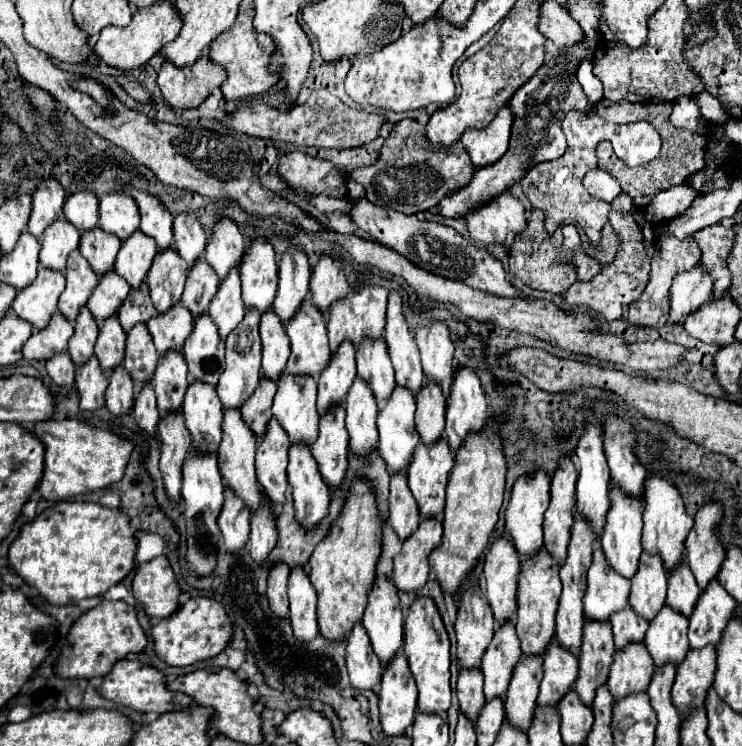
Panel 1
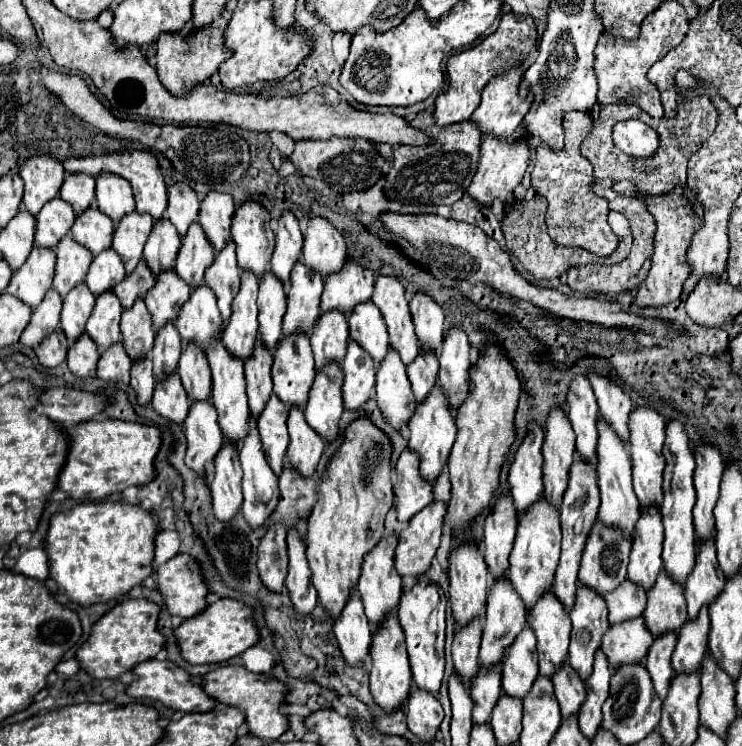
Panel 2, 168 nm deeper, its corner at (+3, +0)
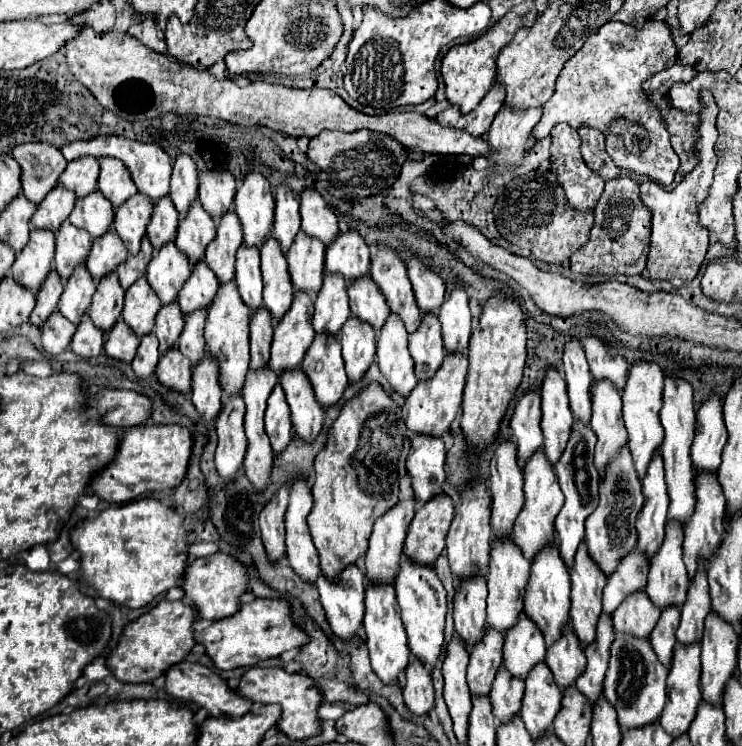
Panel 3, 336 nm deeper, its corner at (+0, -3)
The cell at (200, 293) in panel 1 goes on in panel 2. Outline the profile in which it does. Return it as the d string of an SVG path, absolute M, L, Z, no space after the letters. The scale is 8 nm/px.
M195 222L187 236L183 236L181 252L175 260L175 272L181 280L189 284L191 290L197 290L205 280L205 270L213 264L215 252L211 244L207 244L203 230L199 230L199 224Z

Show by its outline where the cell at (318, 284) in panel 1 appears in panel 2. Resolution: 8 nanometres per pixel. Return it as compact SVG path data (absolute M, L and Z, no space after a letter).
M313 218L305 232L301 260L323 278L339 272L347 262L347 248L341 232L327 220Z

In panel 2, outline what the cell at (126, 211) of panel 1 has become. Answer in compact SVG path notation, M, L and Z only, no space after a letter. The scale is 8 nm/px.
M109 172L99 174L95 198L97 198L97 208L113 222L119 222L123 216L135 210L135 200L129 182Z

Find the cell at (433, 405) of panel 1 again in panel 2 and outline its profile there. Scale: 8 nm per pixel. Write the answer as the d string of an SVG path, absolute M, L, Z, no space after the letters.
M421 352L415 358L415 364L407 366L407 376L413 386L417 404L421 404L429 396L431 388L437 384L437 370L439 370L439 360L437 356L431 356L431 352Z

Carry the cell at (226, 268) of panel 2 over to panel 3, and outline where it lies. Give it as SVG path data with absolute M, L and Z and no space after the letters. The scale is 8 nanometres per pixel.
M226 211L220 217L216 237L206 247L206 263L218 275L220 283L234 279L234 261L236 251L242 245L242 225L238 223L238 215L234 211Z

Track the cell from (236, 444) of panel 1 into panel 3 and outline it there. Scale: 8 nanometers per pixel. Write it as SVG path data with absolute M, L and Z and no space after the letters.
M232 281L220 283L218 293L214 301L210 303L208 315L206 315L206 347L210 353L218 357L218 367L220 367L220 385L226 395L238 393L244 385L246 371L250 365L250 347L248 347L248 323L250 323L250 309L244 305L240 299L238 287Z

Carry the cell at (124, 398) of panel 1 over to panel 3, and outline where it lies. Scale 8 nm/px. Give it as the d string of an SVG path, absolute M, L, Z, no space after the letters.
M118 319L112 327L112 331L108 331L108 339L104 343L104 351L110 357L122 359L122 361L132 361L136 355L136 347L138 347L138 335L126 327L126 323L122 319Z

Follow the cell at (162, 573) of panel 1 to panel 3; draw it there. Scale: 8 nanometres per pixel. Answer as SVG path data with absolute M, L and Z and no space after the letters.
M214 553L208 557L196 559L188 565L182 579L182 587L186 591L184 601L192 603L198 609L202 619L208 619L208 621L226 619L240 609L240 597L248 591L248 581L250 581L250 575L246 565L242 565L232 555Z

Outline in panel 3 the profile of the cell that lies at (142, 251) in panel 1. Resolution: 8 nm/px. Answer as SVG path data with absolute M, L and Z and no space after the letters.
M136 193L134 199L126 199L114 213L114 229L134 255L140 251L140 239L146 235L146 225L152 215L152 203L146 195Z

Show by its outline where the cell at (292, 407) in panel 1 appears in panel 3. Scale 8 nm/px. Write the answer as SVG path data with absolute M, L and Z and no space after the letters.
M294 291L294 301L290 309L274 327L270 367L274 367L276 373L300 367L314 339L314 329L310 323L312 315L314 315L314 301L310 293Z

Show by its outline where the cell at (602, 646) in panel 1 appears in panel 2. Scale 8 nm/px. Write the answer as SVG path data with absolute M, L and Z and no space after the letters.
M579 588L571 610L571 622L573 630L567 662L575 668L581 680L587 680L593 672L595 652L599 650L603 634L609 628L605 600L595 596L595 592L587 592L587 588Z

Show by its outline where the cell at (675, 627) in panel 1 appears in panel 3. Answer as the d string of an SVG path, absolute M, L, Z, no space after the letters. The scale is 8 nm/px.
M670 519L666 523L664 541L650 559L646 593L660 609L668 605L680 607L686 601L690 579L682 561L682 537L682 527L678 525L678 521Z

